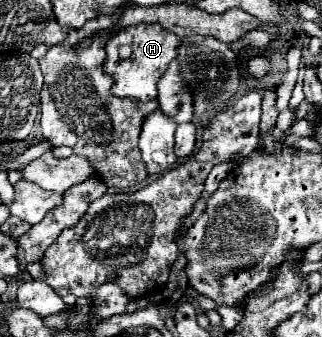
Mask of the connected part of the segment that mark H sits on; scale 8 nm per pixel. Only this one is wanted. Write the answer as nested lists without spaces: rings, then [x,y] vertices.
[[[138,24],[130,28],[122,28],[106,42],[106,60],[104,60],[104,72],[114,78],[114,84],[110,88],[112,96],[122,98],[136,98],[136,100],[152,100],[156,98],[156,84],[162,78],[162,74],[168,70],[168,64],[176,56],[178,36],[172,32],[166,32],[160,24]]]

